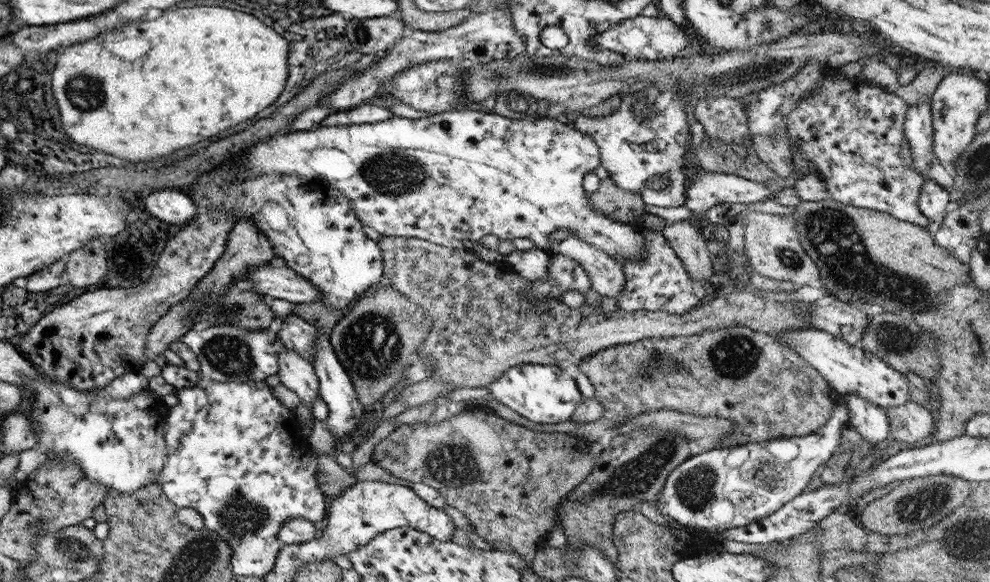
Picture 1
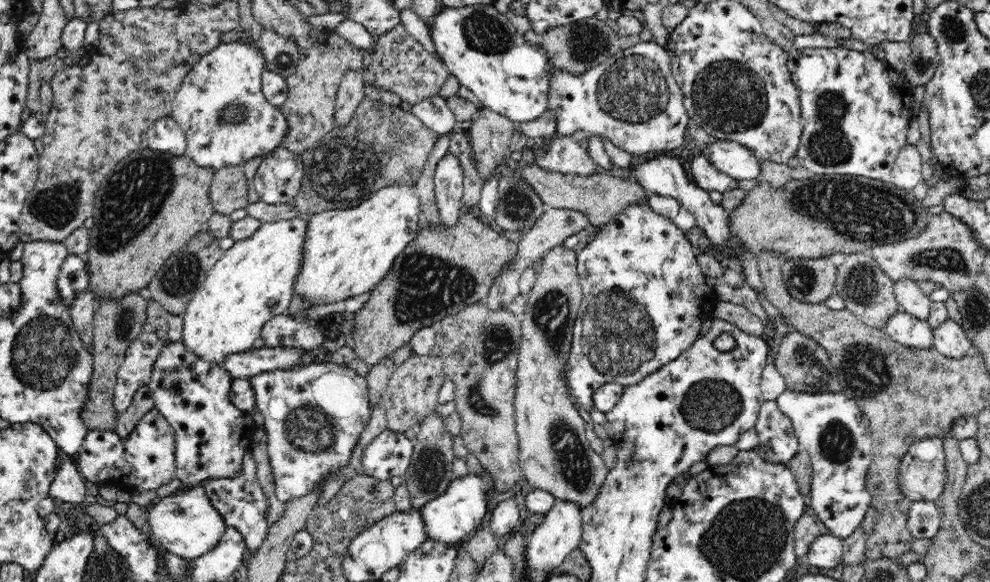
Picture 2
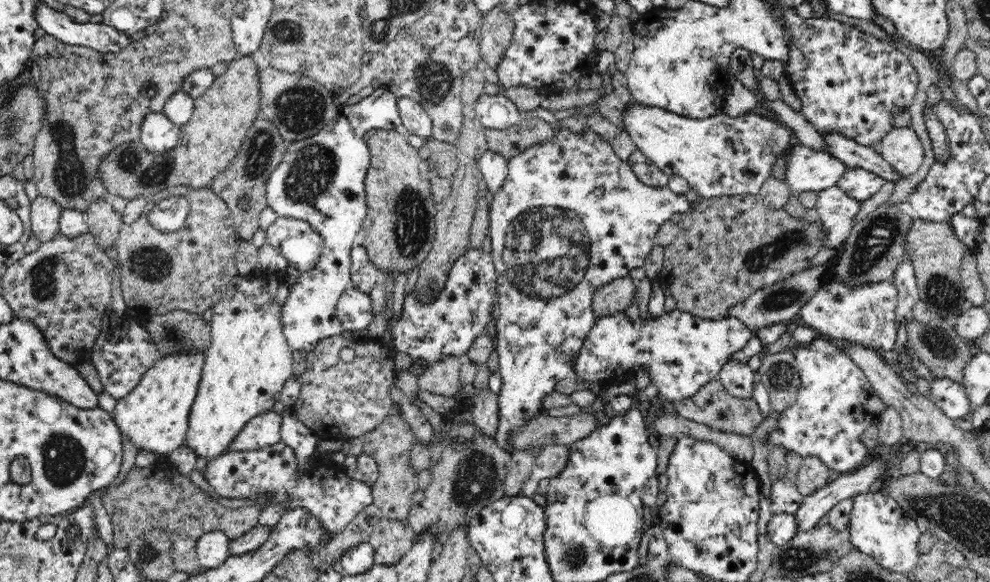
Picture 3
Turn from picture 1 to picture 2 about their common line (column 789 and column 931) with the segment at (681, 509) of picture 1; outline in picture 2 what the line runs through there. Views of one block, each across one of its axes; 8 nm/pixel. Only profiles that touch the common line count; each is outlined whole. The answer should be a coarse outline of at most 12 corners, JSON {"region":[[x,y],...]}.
{"region":[[942,437],[908,448],[898,466],[906,497],[935,501],[945,485]]}

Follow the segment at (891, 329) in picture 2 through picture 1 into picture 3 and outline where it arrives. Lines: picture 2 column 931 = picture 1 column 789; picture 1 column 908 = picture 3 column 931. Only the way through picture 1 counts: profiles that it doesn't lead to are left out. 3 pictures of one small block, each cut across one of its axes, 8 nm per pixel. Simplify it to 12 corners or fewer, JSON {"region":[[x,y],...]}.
{"region":[[933,380],[931,401],[952,420],[972,412],[963,385]]}

